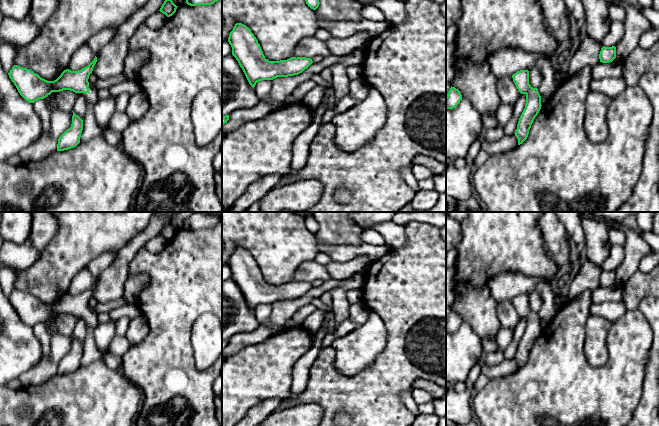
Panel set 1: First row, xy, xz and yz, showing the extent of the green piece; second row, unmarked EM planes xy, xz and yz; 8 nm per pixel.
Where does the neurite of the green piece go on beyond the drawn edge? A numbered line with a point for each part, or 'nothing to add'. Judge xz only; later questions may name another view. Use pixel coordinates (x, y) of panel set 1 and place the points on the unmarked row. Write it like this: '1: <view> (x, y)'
nothing to add

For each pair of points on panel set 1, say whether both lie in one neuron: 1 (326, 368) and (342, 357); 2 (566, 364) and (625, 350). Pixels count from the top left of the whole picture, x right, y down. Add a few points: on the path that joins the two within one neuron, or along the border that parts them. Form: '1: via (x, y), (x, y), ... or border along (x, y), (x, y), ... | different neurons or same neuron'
1: border along (330, 346), (334, 350), (333, 366), (352, 377) | different neurons
2: via (582, 372), (608, 372), (614, 366) | same neuron

